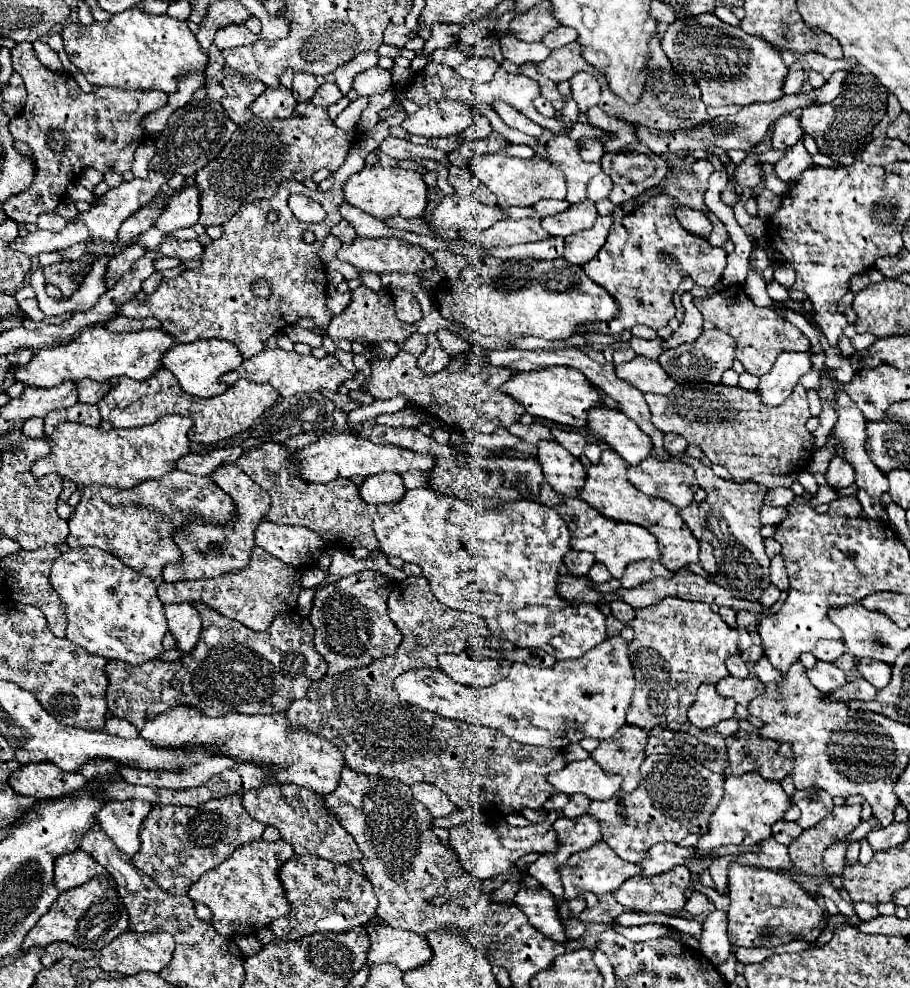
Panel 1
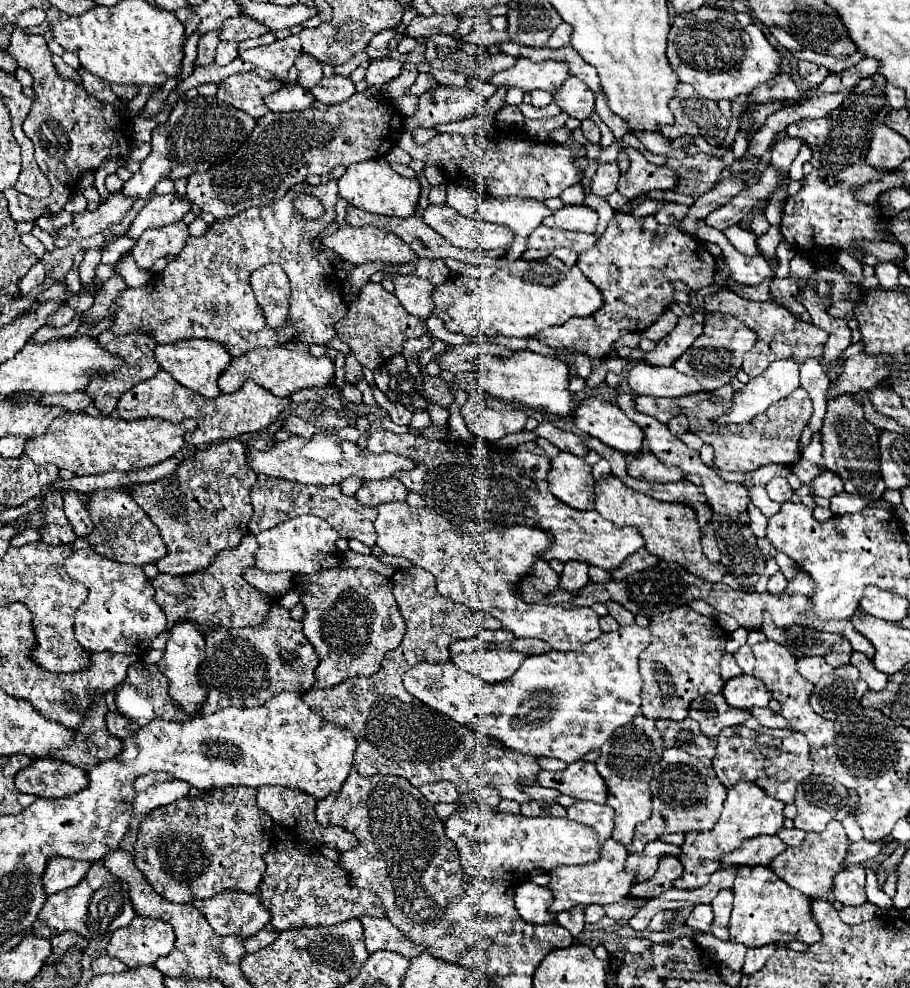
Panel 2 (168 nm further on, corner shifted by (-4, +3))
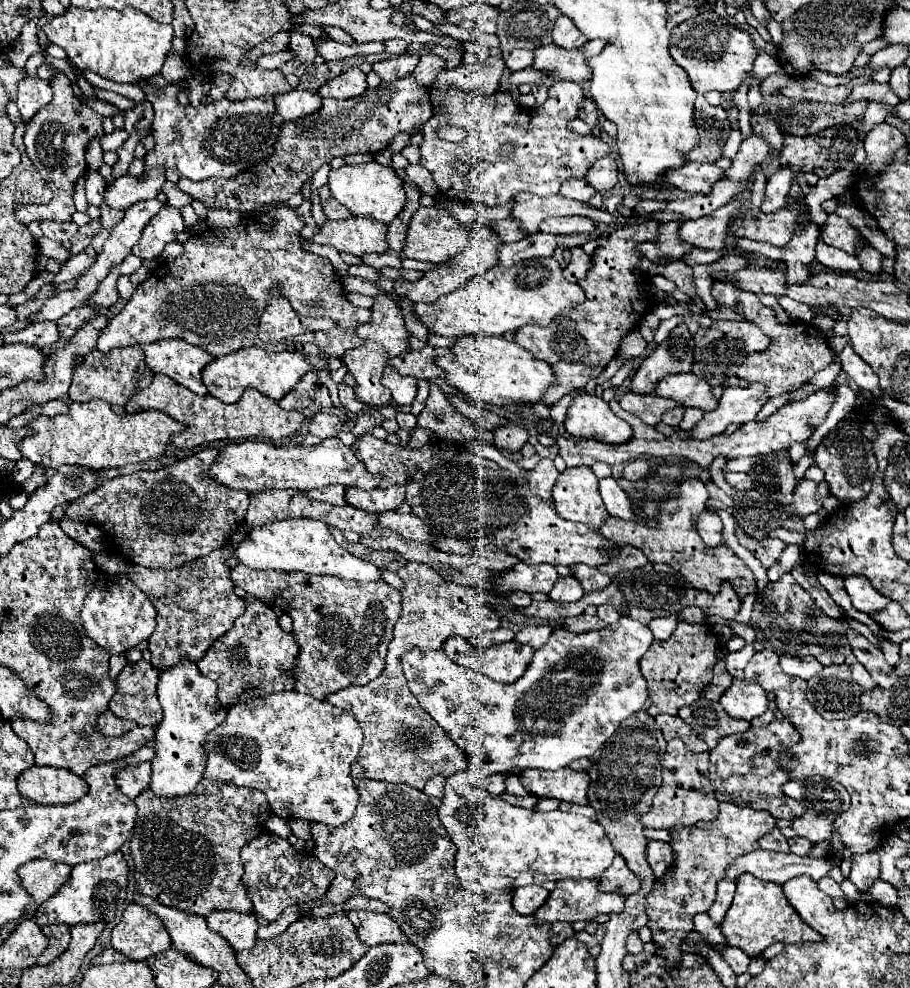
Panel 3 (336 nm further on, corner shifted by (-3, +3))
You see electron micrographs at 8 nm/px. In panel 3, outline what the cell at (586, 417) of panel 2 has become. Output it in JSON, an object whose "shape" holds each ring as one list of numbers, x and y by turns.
{"shape":[[575,394,565,418,567,434,575,438,593,438,605,444,619,444,631,438,631,426,613,414,599,396]]}

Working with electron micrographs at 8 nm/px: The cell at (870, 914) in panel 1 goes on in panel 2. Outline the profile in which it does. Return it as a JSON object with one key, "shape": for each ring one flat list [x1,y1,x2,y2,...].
{"shape":[[854,864,850,868,844,868,836,878,834,878,834,898,842,904,848,906,862,906,868,898,866,898,866,890,864,890,864,868,862,864]]}

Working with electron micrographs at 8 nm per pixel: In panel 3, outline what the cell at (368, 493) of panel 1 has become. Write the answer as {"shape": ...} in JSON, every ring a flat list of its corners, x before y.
{"shape":[[389,486,389,488,375,488,371,492,359,488,347,488,345,500,349,506,355,506,365,512,381,514,387,510,397,510,405,500,403,486]]}

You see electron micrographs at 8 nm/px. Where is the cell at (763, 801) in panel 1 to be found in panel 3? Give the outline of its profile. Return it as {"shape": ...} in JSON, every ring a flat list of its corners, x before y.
{"shape":[[723,802,719,806,719,814,713,822,699,822,693,826,675,826,671,828,671,848,673,848,673,864,667,870,667,874,663,876,663,880,657,880,653,886,653,892,647,896,647,916,649,916,649,930,653,932,653,944,661,946,661,956,665,958,665,966,671,970,675,966,679,966,679,958,681,958,681,944,687,940,689,932,693,932,693,916,701,914,701,912,709,912,711,904,715,902,715,884,725,876,725,870,729,868,729,864,759,848,759,838,763,838,763,834,771,832,775,828,775,818,769,812,757,812,753,808,741,808,737,804,731,802]]}

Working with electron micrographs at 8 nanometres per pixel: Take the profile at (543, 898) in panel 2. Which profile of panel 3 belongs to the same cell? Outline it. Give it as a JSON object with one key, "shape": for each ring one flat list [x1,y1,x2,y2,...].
{"shape":[[537,884,517,888,513,892,513,908,523,916,535,914,535,910,545,904,547,896,549,896,549,890,545,890,543,886,537,886]]}

